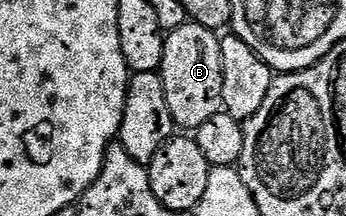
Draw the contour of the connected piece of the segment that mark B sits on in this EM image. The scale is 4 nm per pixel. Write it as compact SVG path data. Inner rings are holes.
M189 23L167 34L158 72L162 87L166 87L166 103L170 107L170 115L181 130L198 130L202 123L206 123L206 119L214 119L214 115L223 110L222 51L220 37L213 30Z

